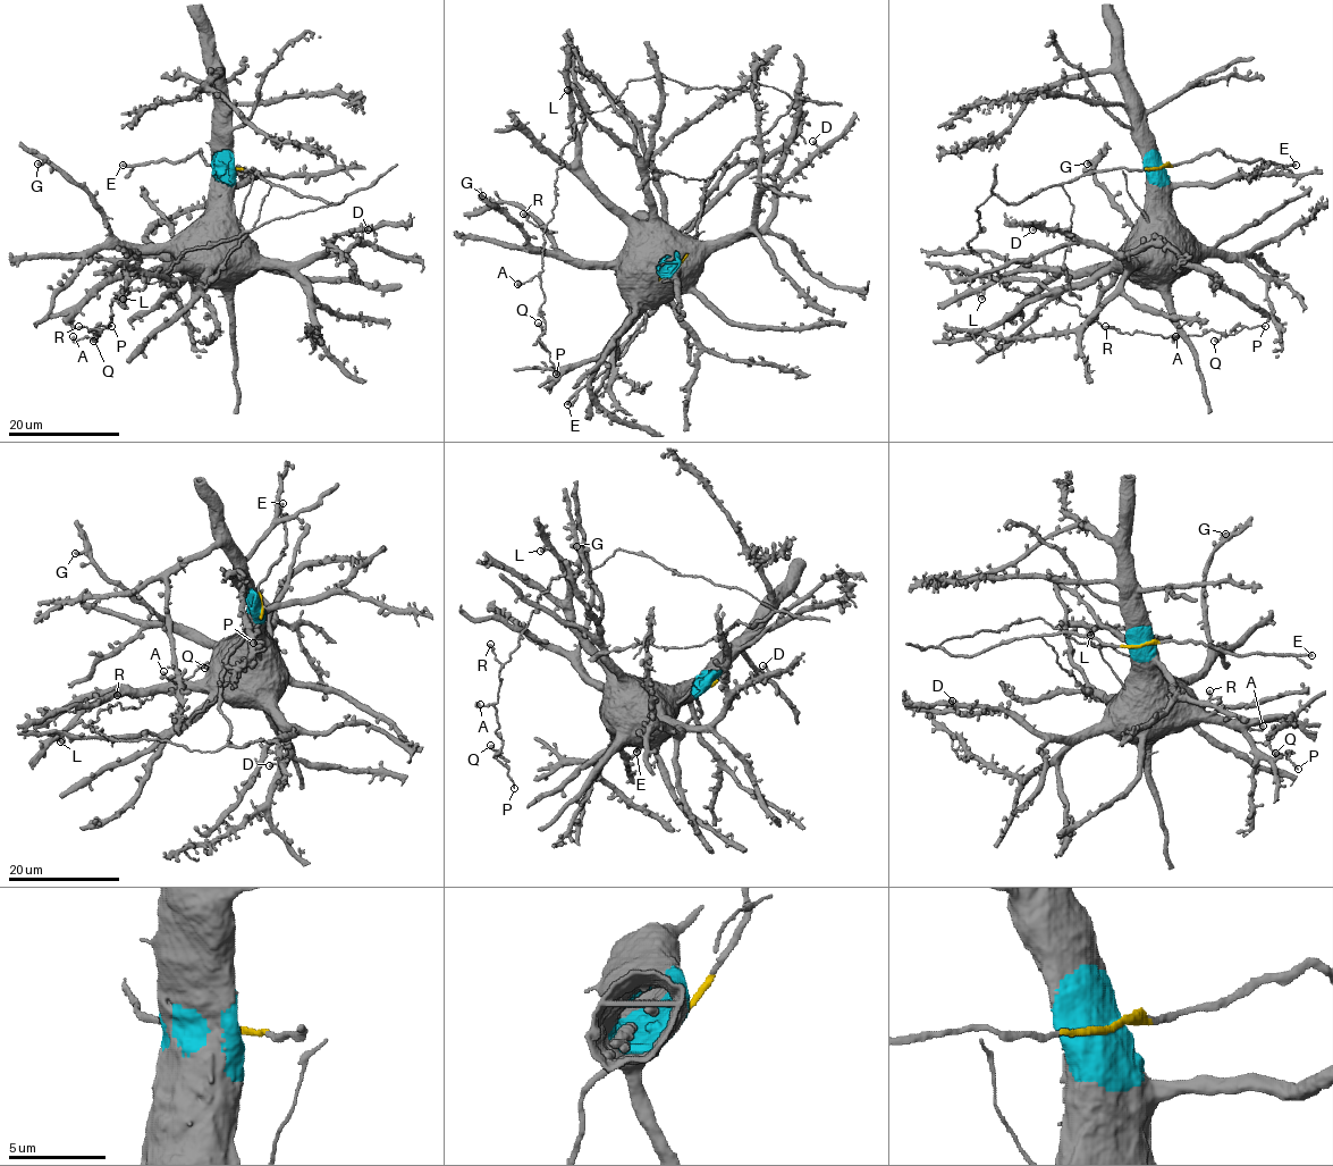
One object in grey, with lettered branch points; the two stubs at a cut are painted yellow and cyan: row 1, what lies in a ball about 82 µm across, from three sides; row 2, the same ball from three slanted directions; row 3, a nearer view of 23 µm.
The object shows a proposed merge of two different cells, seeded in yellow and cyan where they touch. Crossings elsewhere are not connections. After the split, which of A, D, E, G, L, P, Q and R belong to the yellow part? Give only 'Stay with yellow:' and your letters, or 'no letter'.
Stay with yellow: A, E, P, Q, R

